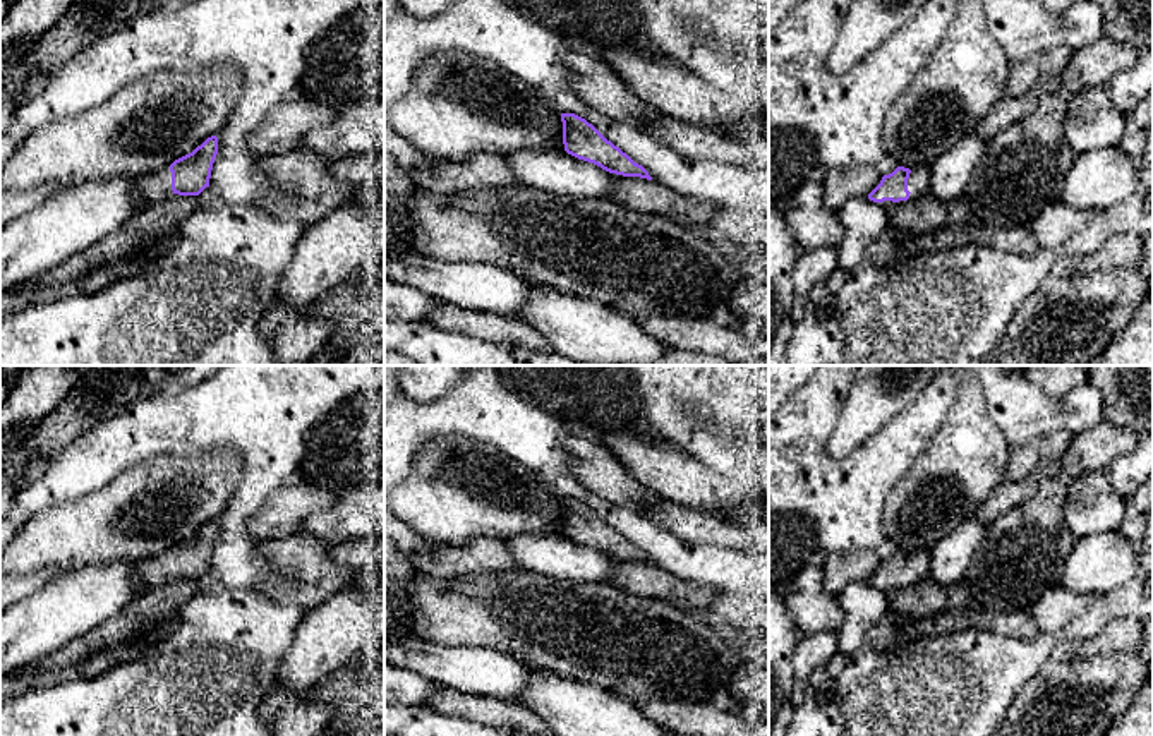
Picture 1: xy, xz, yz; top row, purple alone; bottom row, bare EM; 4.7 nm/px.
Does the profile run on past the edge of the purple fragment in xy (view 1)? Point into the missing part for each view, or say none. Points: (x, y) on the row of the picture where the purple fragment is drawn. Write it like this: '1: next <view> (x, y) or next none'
1: next xy (155, 187)

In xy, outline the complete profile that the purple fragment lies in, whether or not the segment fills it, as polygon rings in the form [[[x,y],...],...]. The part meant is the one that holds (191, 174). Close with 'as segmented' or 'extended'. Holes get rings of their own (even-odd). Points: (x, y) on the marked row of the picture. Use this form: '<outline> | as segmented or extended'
[[[208,137],[192,153],[172,165],[139,178],[137,192],[144,204],[158,202],[173,196],[199,196],[209,187],[211,170],[218,154],[218,137]]] | extended

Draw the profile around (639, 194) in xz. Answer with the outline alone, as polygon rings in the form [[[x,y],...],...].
[[[611,173],[611,177],[614,182],[613,201],[618,204],[645,214],[667,216],[674,223],[695,232],[712,230],[712,218],[719,209],[712,201],[688,197],[640,177],[616,173]]]

